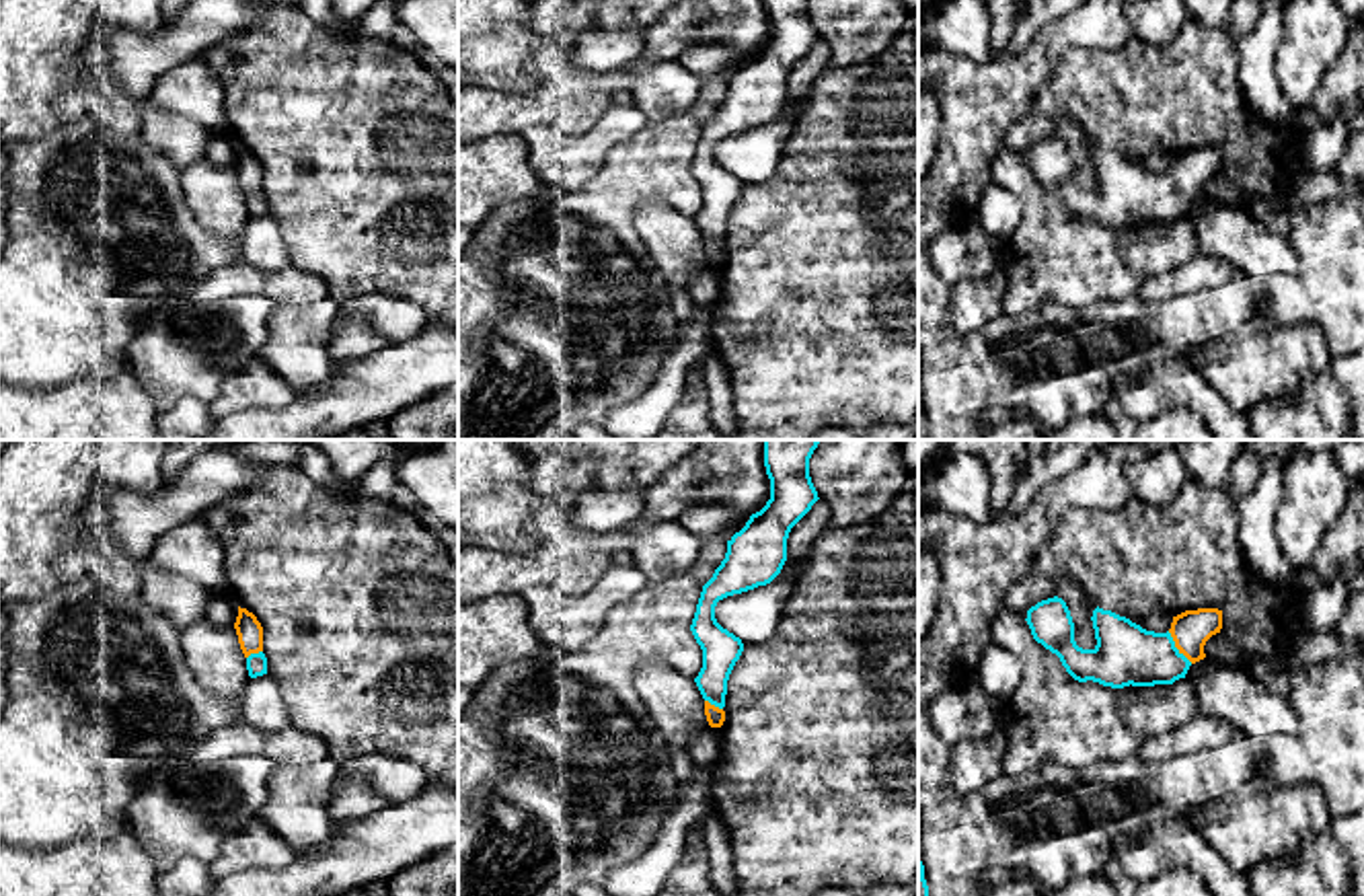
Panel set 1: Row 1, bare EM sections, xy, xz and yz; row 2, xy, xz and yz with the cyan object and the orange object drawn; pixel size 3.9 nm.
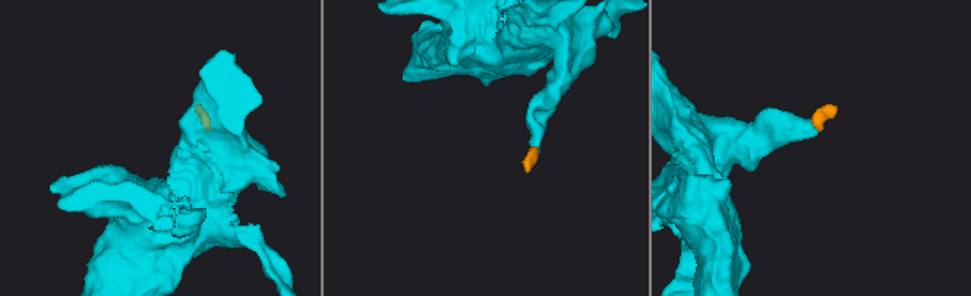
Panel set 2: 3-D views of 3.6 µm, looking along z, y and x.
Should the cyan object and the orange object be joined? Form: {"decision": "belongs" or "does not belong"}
{"decision": "belongs"}

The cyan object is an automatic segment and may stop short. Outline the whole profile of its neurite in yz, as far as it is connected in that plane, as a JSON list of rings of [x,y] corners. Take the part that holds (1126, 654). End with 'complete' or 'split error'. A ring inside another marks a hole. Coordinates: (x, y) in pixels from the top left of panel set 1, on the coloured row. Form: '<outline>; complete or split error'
[[[1058,596],[1031,606],[1025,621],[1033,639],[1056,654],[1074,680],[1124,688],[1185,678],[1189,666],[1206,658],[1206,641],[1220,633],[1222,610],[1185,610],[1173,617],[1167,633],[1154,633],[1097,606],[1091,617],[1093,649],[1076,645],[1070,610]]]; split error

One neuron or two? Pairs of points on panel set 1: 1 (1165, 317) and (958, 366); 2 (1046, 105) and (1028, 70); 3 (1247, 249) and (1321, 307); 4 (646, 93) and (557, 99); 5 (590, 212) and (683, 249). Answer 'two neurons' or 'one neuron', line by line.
1: one neuron
2: two neurons
3: two neurons
4: one neuron
5: two neurons

